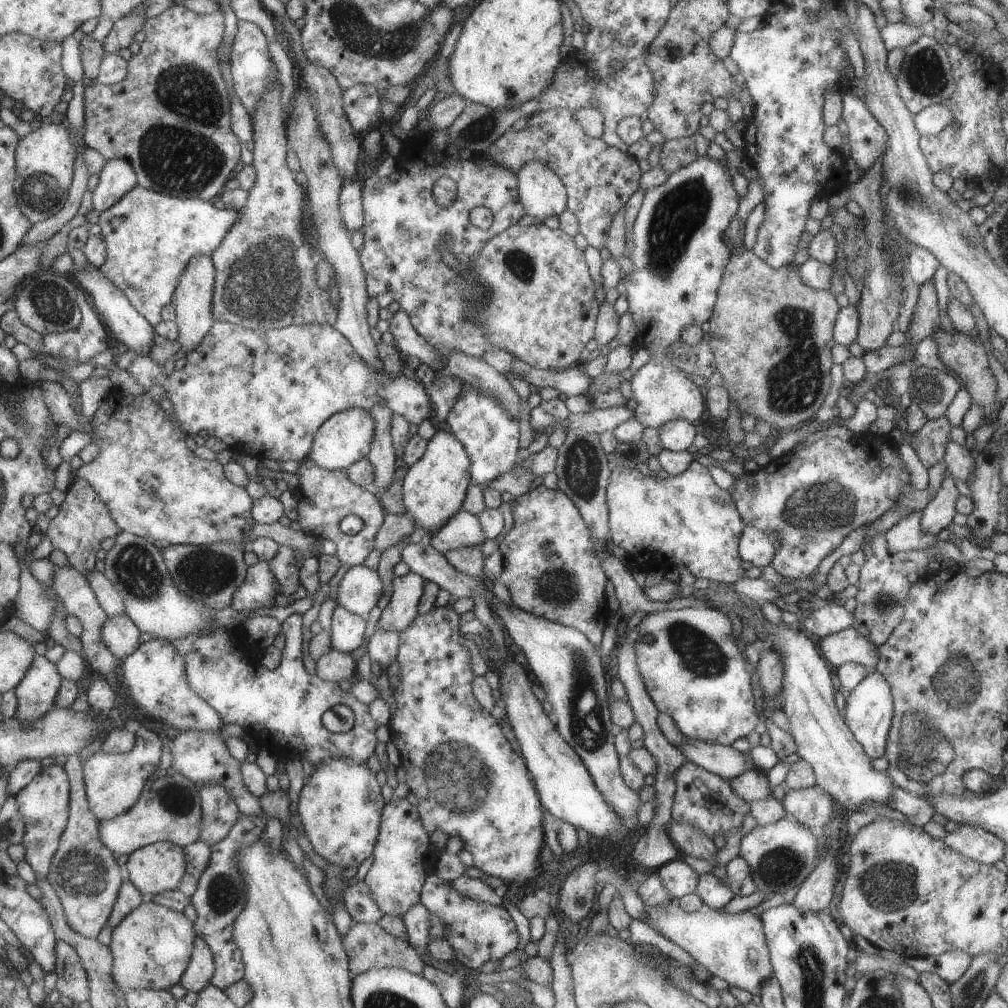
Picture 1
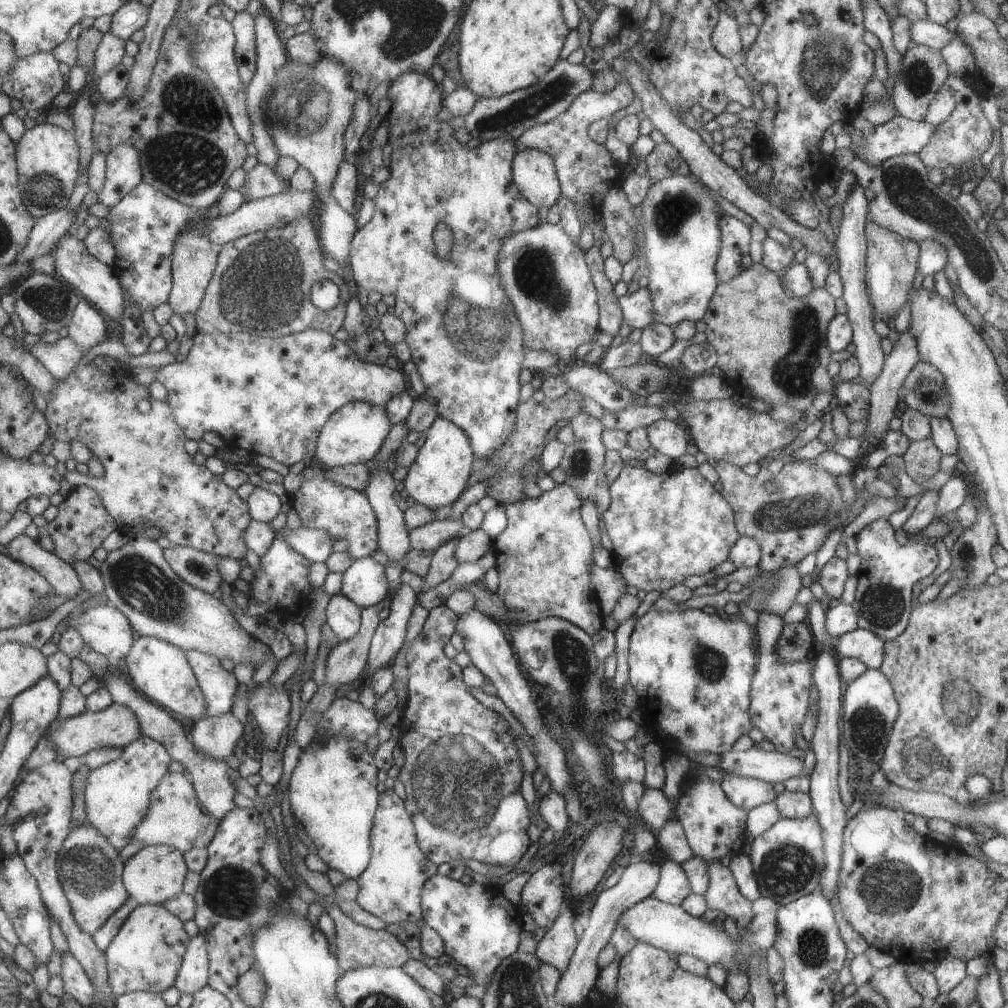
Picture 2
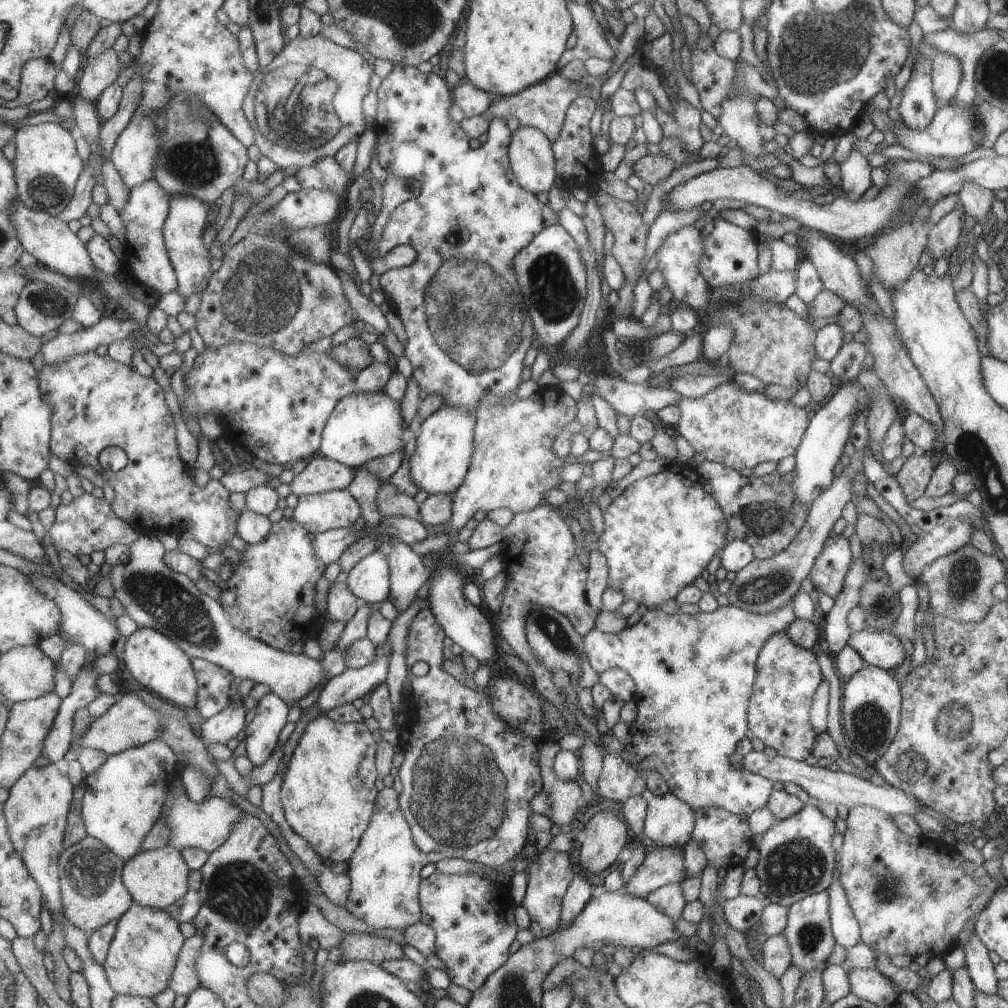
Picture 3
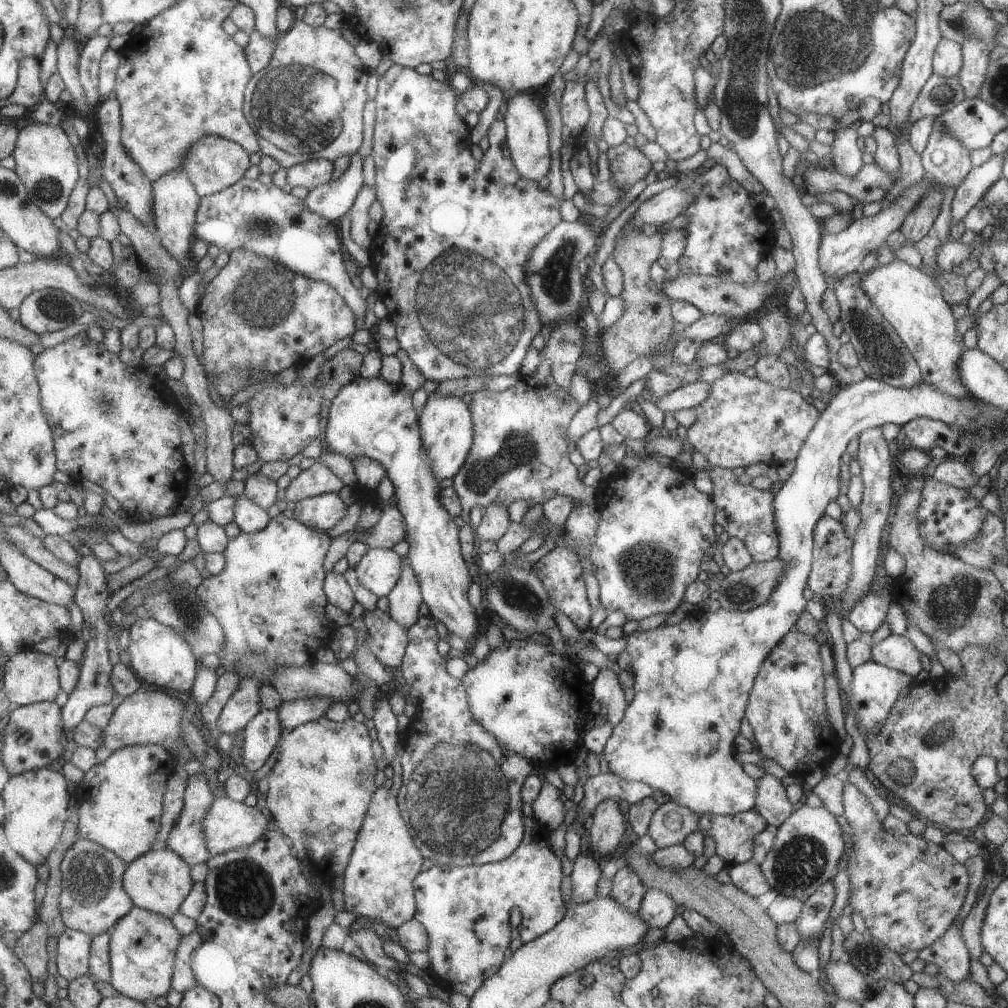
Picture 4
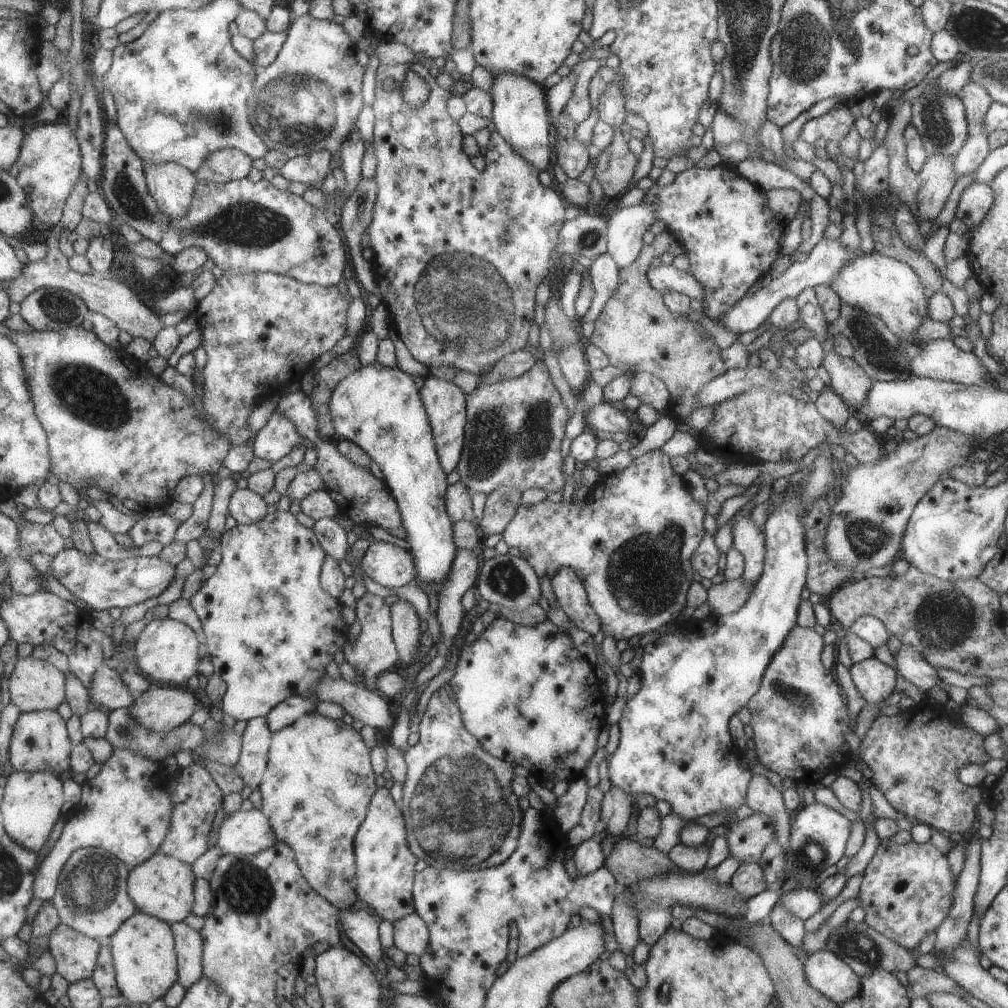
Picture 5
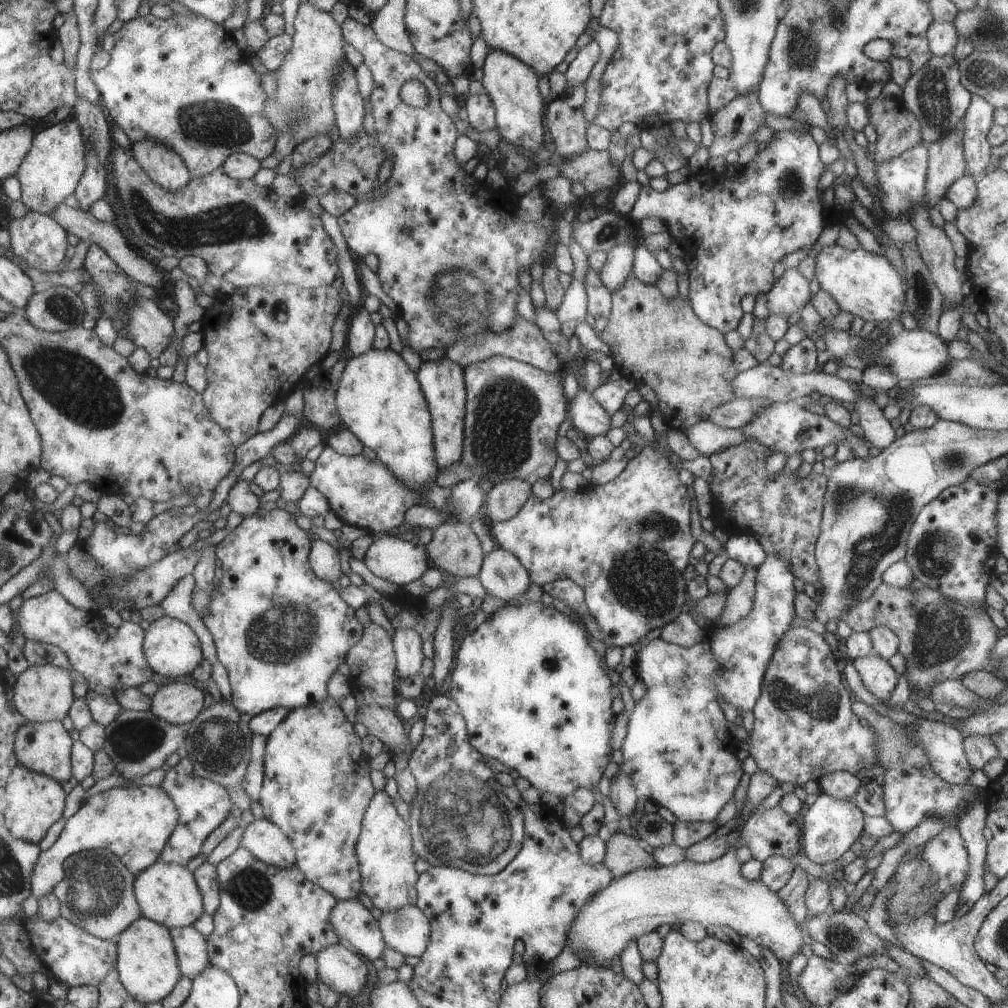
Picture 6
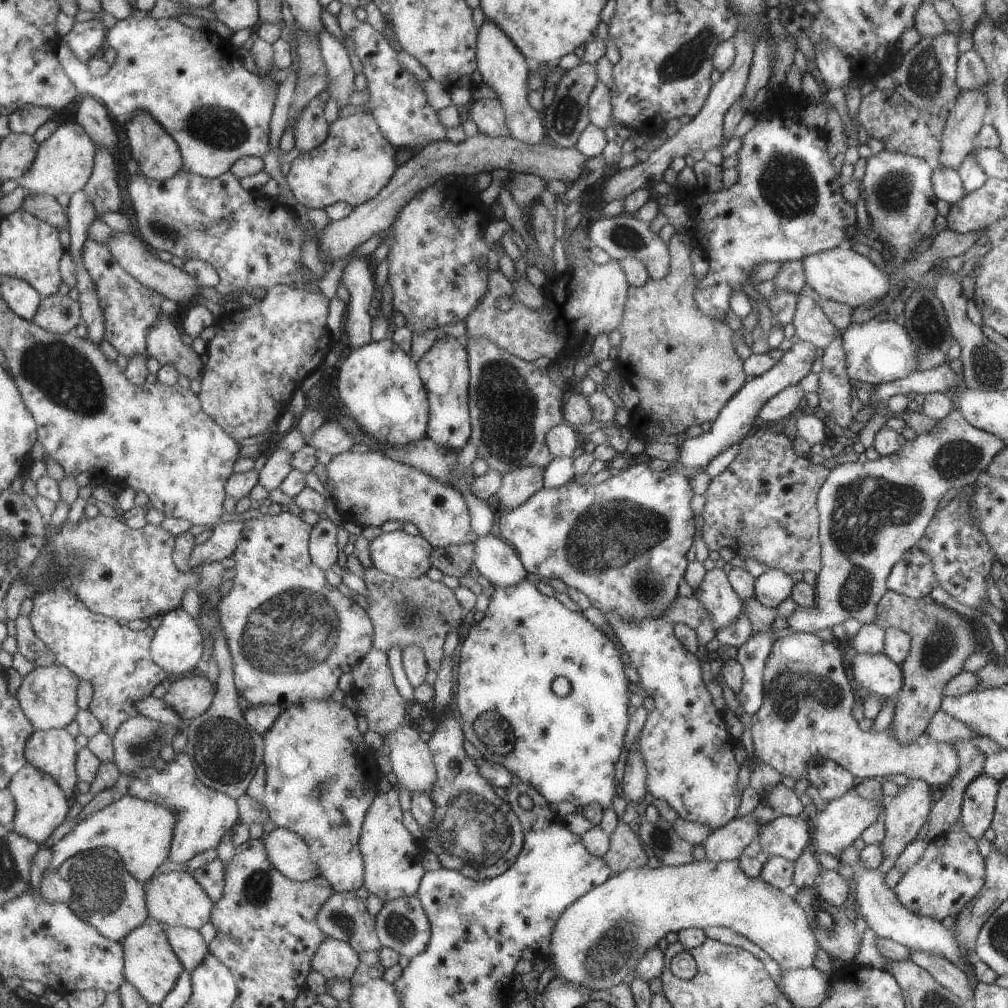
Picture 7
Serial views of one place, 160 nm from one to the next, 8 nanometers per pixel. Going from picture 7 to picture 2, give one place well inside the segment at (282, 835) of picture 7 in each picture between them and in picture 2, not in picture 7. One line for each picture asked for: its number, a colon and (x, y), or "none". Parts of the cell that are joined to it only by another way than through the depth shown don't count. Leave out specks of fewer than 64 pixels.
2: (174, 819)
3: (205, 825)
4: (227, 825)
5: (244, 832)
6: (263, 840)

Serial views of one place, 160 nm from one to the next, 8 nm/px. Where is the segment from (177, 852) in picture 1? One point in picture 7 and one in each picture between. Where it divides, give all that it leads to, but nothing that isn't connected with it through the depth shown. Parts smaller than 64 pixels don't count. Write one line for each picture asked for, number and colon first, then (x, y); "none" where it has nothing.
2: (155, 874)
3: (155, 878)
4: (157, 881)
5: (162, 887)
6: (167, 893)
7: (172, 899)

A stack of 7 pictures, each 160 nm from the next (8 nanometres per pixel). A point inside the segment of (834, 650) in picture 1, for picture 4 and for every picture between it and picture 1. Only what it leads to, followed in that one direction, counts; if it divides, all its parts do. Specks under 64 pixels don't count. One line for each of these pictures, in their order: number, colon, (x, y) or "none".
2: (865, 646)
3: (884, 650)
4: (898, 653)

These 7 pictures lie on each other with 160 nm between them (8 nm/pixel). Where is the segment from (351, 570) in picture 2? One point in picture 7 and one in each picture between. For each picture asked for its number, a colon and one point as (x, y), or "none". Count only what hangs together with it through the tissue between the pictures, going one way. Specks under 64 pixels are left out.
3: (369, 580)
4: (378, 570)
5: (388, 565)
6: (390, 558)
7: (399, 555)

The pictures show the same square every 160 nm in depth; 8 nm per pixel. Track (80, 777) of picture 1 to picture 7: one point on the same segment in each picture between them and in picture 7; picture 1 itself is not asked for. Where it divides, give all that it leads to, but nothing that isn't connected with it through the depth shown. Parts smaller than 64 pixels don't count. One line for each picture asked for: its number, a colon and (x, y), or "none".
2: (90, 870)
3: (94, 894)
4: (93, 899)
5: (92, 898)
6: (96, 894)
7: (104, 893)

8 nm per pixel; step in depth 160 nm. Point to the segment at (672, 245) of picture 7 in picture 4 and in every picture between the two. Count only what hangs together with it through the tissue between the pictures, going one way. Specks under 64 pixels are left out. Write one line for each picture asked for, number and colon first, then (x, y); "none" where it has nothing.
4: (644, 329)
5: (637, 333)
6: (655, 341)

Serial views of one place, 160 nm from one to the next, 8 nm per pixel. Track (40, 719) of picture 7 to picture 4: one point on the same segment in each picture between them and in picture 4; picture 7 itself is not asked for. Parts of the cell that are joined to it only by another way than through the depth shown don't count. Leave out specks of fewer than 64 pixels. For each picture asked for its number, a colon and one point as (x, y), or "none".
4: (31, 677)
5: (35, 685)
6: (44, 693)

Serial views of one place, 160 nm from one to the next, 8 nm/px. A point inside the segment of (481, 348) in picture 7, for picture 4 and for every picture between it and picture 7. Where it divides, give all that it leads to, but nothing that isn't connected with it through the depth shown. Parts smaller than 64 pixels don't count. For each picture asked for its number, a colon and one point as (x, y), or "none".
4: (519, 443)
5: (513, 430)
6: (512, 411)

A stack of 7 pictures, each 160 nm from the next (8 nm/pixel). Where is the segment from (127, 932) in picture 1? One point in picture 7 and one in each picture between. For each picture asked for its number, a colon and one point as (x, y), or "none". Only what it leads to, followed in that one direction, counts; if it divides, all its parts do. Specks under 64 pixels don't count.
2: (145, 954)
3: (146, 942)
4: (142, 945)
5: (144, 961)
6: (147, 967)
7: (150, 966)

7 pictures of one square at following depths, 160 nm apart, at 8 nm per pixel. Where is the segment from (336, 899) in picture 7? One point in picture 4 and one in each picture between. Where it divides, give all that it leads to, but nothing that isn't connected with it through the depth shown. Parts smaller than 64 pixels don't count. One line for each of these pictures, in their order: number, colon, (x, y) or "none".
4: (370, 945)
5: (360, 928)
6: (352, 922)

